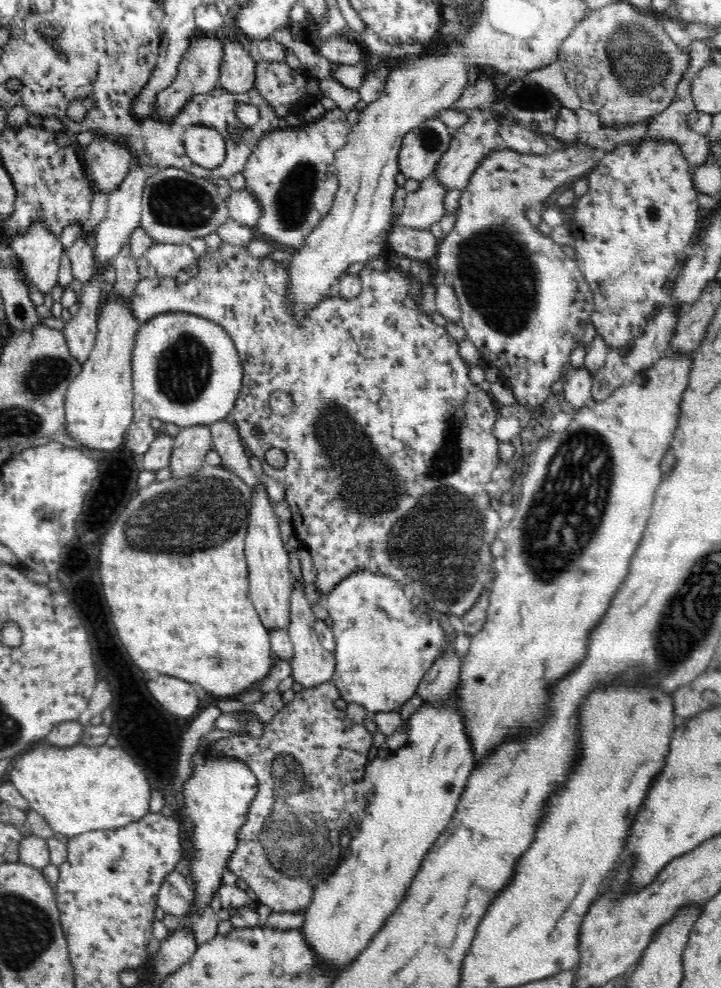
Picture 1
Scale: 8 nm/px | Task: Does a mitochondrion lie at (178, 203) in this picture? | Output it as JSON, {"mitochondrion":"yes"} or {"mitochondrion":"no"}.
{"mitochondrion":"yes"}

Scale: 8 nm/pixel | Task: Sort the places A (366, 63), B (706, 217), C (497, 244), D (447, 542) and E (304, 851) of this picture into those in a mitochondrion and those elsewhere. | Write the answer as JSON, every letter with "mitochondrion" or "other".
{"A":"other","B":"other","C":"mitochondrion","D":"mitochondrion","E":"mitochondrion"}

